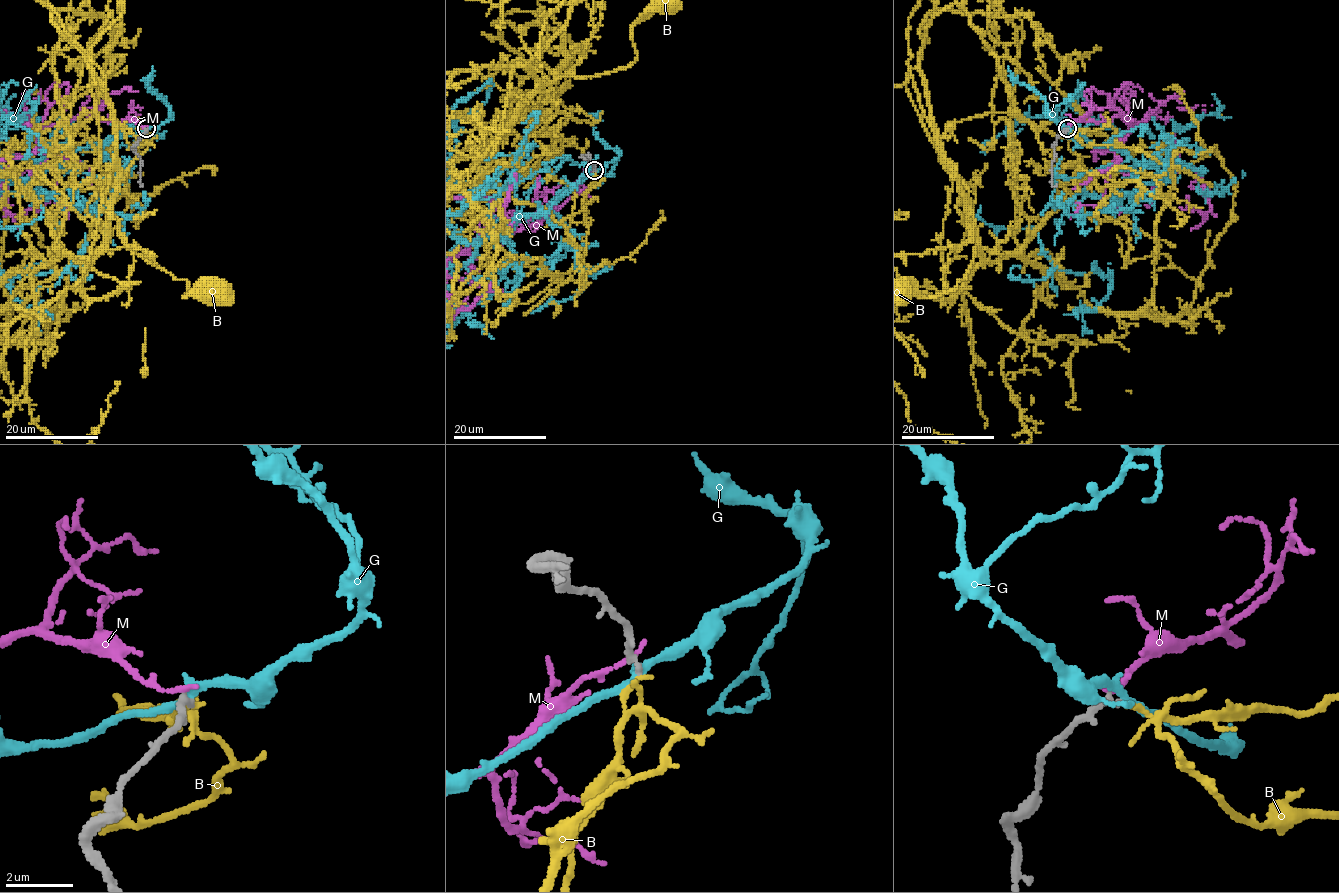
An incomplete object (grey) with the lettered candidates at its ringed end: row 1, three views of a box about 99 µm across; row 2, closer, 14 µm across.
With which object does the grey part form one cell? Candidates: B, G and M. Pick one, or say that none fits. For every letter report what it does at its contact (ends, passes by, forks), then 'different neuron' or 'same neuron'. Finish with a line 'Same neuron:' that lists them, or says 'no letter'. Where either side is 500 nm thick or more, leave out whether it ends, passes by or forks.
B: it ends | different neuron
G: it passes by | different neuron
M: it ends | different neuron
Same neuron: no letter

